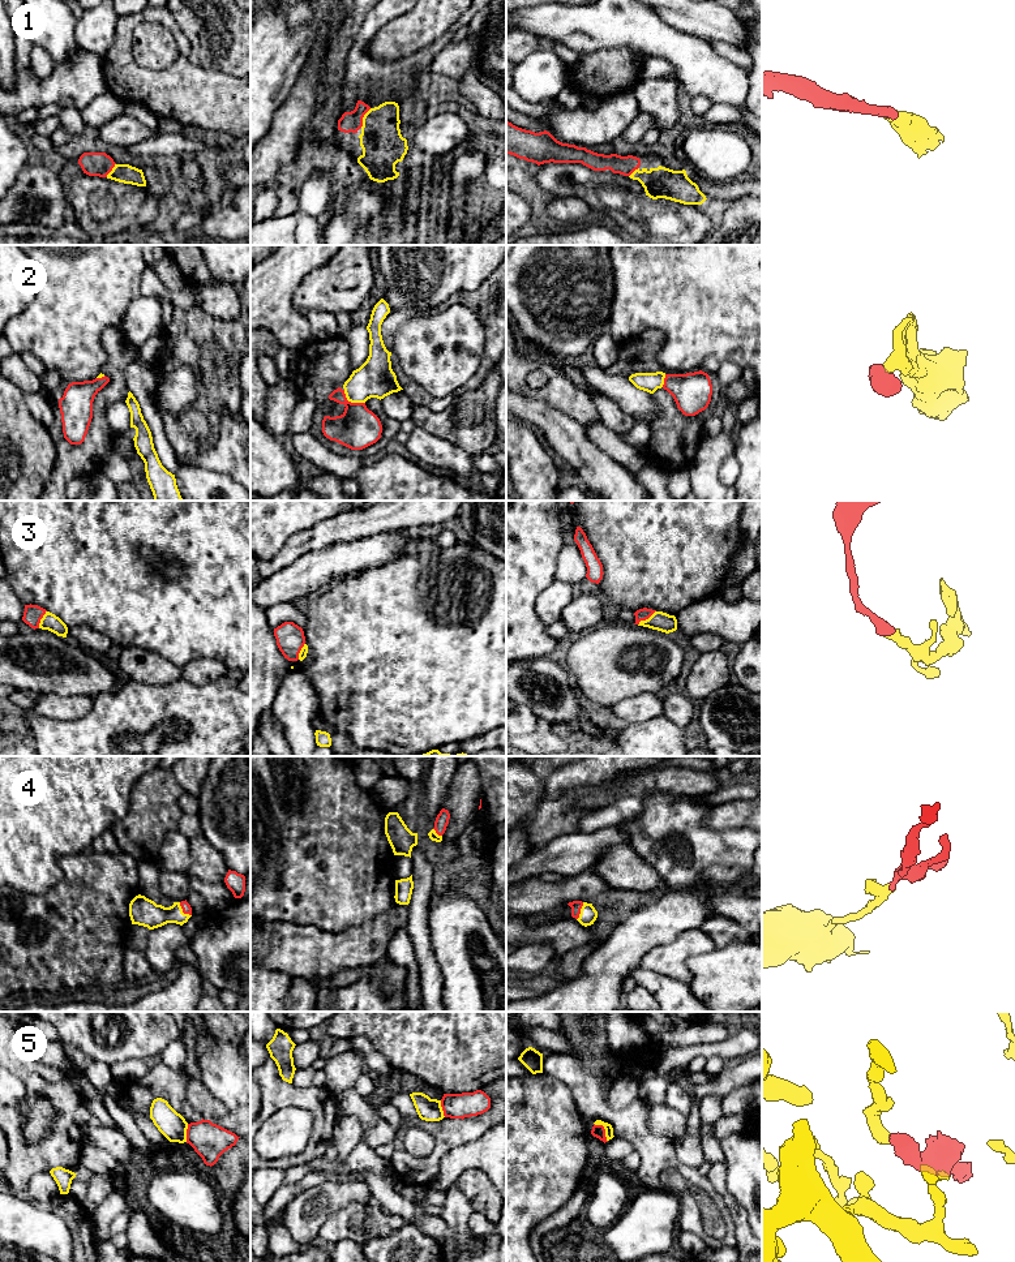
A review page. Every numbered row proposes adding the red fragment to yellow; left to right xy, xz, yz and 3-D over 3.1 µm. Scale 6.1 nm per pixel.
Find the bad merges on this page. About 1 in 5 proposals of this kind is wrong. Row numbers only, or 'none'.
5

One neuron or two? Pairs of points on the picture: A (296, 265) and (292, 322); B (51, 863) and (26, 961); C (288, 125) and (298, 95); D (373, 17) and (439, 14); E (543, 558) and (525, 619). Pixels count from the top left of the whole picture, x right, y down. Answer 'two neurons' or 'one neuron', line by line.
A: one neuron
B: two neurons
C: one neuron
D: two neurons
E: one neuron

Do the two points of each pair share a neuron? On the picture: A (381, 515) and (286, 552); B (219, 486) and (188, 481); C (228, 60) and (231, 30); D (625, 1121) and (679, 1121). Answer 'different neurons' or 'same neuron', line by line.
A: same neuron
B: same neuron
C: same neuron
D: different neurons

